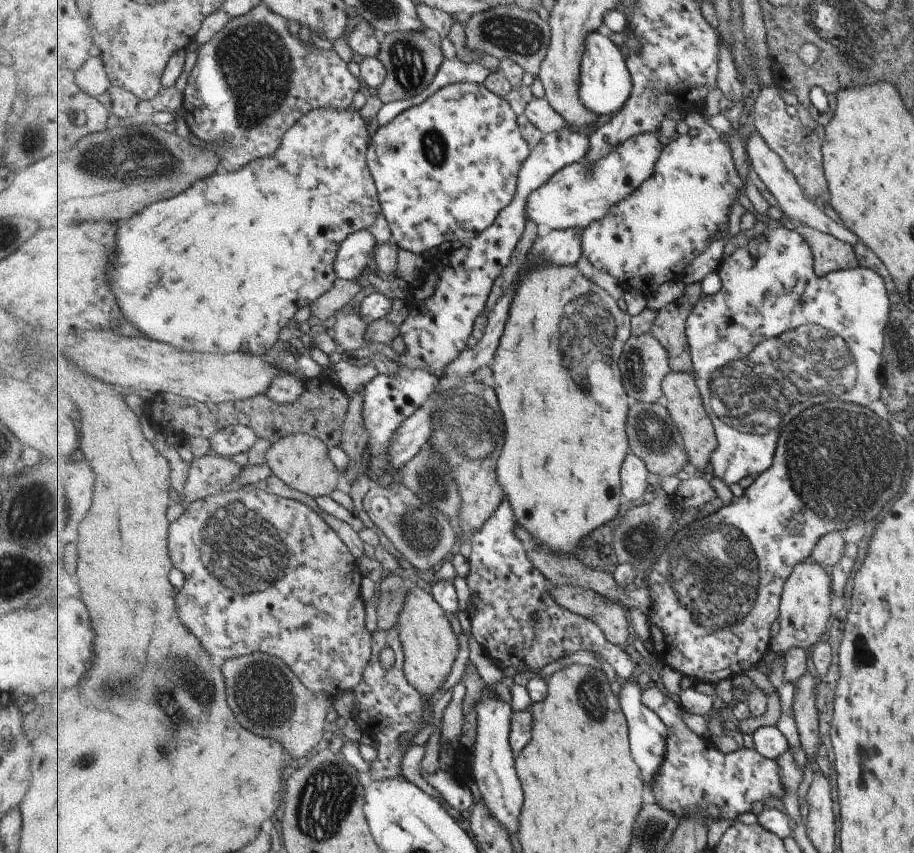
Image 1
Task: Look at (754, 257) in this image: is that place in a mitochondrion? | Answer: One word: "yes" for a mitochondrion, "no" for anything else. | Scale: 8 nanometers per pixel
no

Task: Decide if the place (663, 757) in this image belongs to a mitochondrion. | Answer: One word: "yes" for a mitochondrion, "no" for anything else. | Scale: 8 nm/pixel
no

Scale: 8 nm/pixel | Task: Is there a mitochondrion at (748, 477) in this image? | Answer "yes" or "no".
no

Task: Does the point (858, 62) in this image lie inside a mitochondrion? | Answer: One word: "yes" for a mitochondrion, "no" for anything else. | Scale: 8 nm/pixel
yes

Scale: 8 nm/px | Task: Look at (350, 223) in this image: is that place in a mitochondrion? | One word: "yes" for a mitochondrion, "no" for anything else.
no

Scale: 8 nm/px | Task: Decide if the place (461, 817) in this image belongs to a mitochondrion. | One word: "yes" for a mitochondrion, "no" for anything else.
no

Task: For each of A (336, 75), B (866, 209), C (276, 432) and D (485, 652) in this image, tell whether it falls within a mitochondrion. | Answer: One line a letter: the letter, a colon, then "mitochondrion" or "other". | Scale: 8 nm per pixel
A: other
B: other
C: other
D: other

